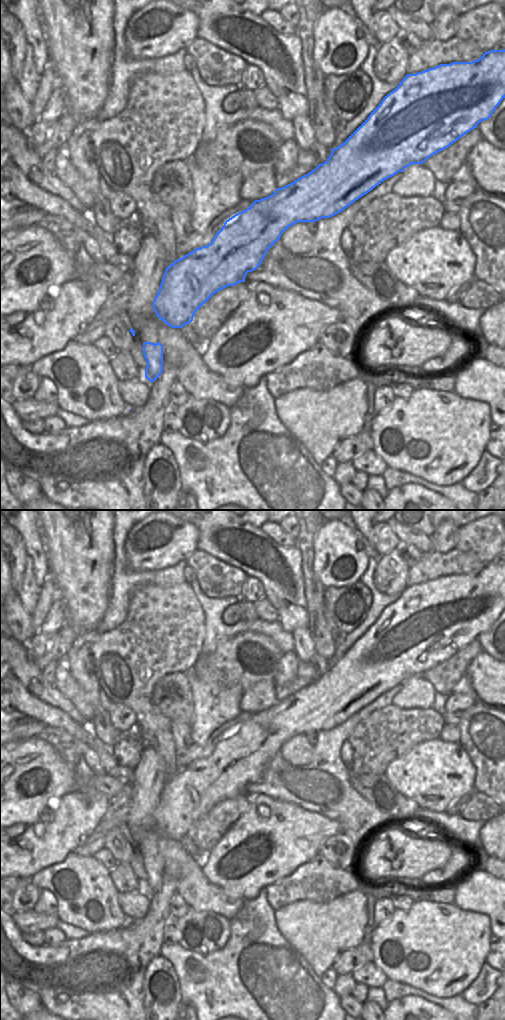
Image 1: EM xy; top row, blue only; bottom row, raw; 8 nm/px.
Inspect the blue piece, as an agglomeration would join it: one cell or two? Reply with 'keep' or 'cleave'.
keep

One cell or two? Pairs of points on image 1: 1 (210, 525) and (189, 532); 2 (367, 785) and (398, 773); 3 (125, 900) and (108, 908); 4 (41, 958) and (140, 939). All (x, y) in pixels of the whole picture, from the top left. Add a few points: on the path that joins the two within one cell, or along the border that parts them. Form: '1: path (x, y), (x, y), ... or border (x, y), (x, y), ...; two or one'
1: border (181, 520), (189, 522), (198, 531), (197, 549); two
2: border (384, 774), (399, 793); two
3: border (116, 892), (118, 904), (129, 920); two
4: path (66, 958), (75, 957), (93, 948), (115, 947); one

